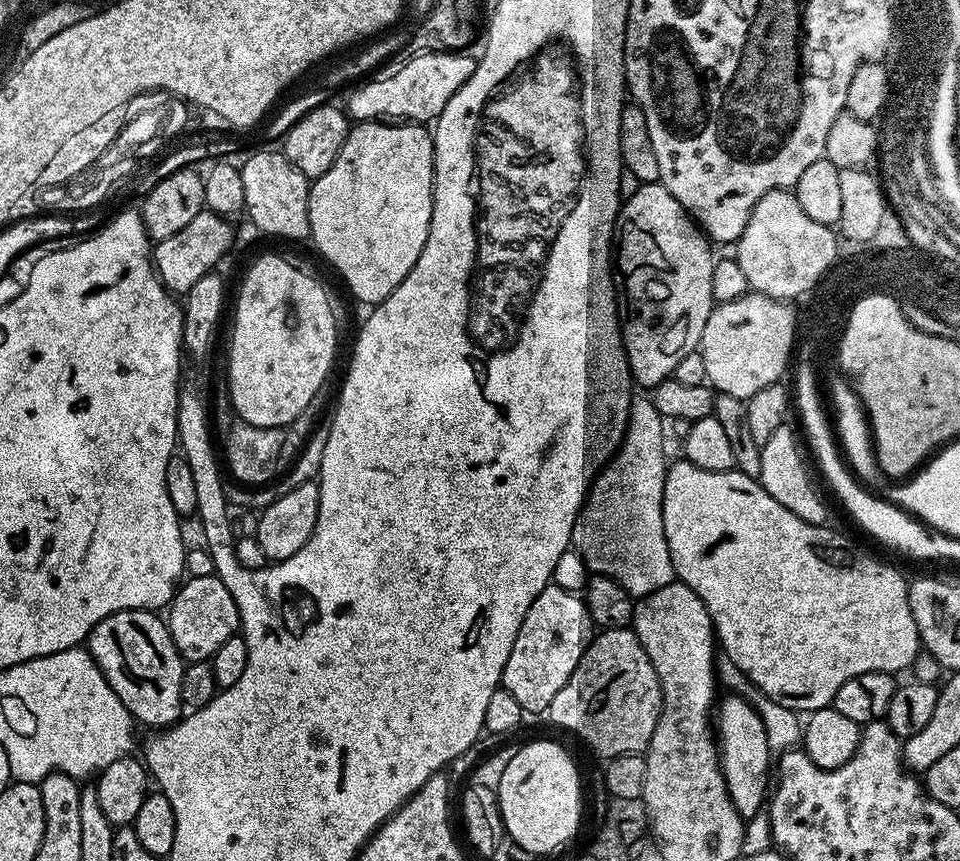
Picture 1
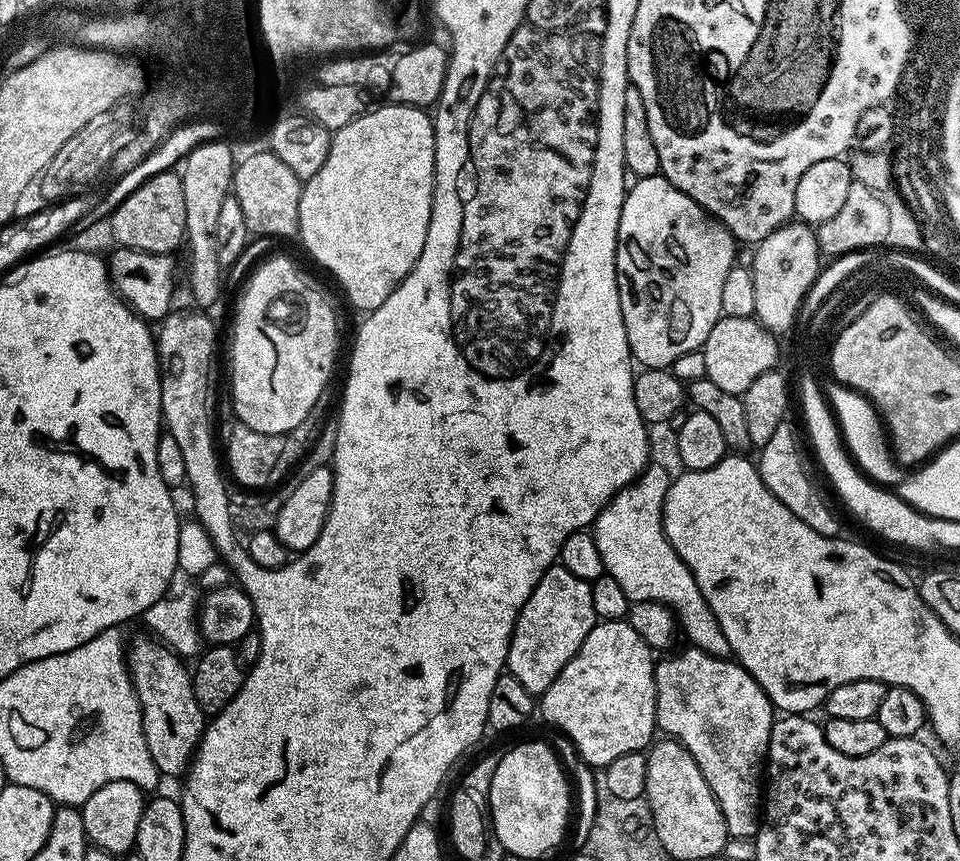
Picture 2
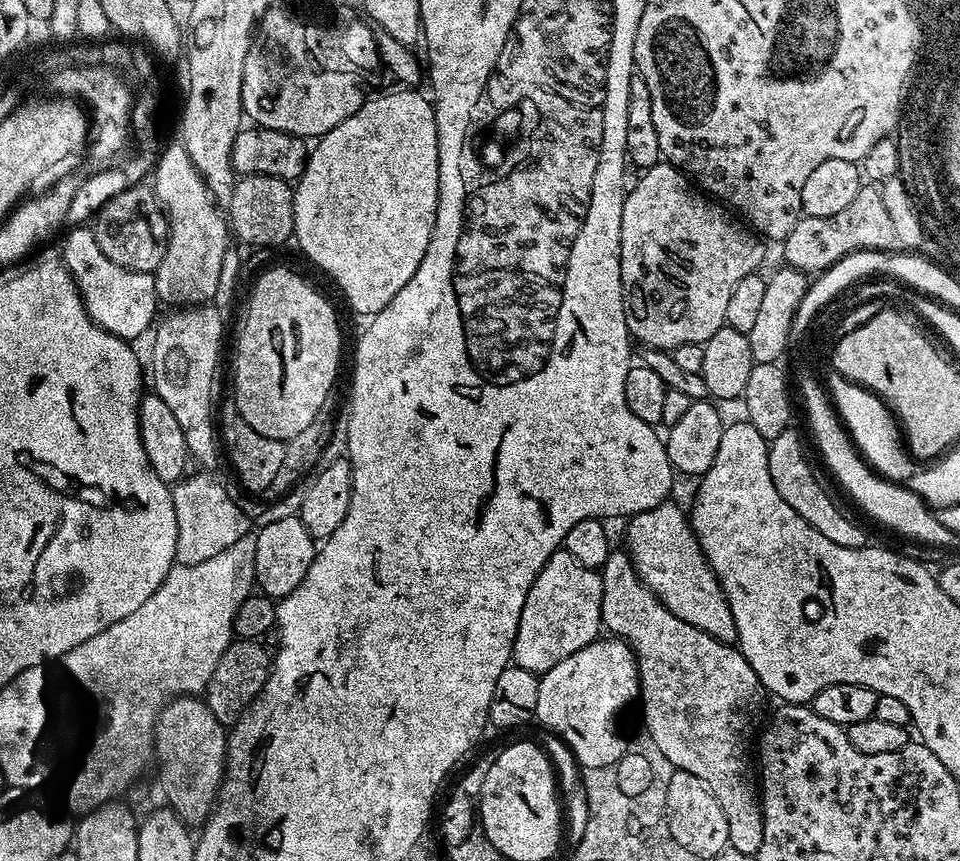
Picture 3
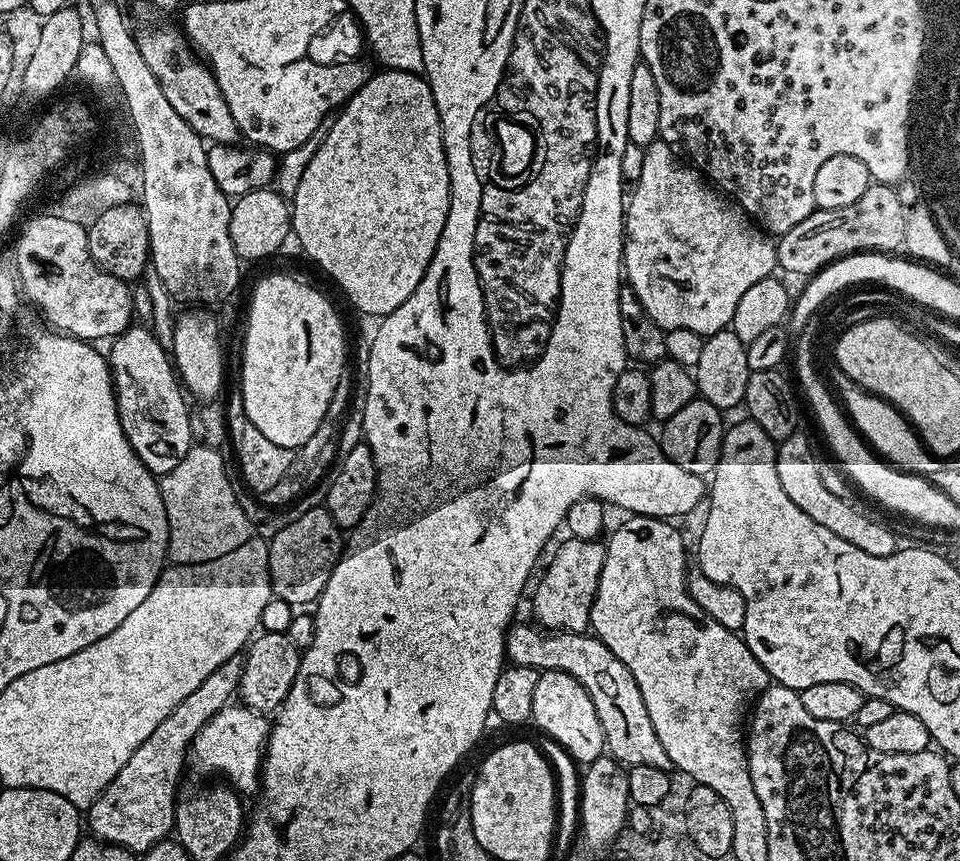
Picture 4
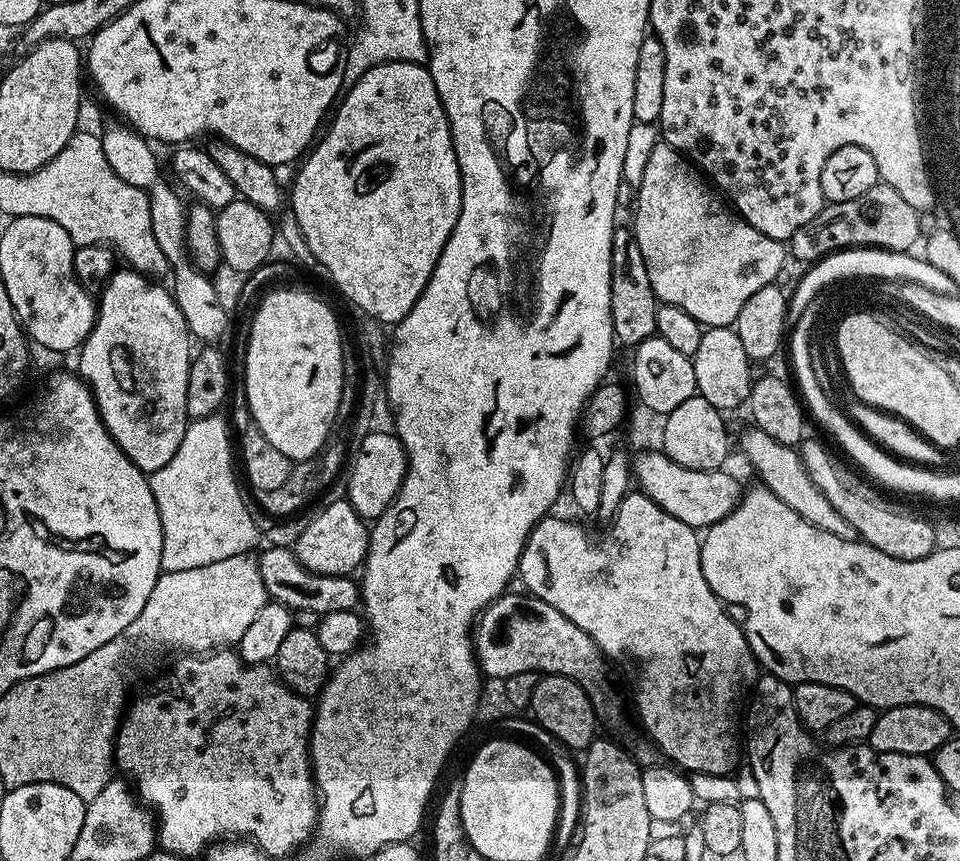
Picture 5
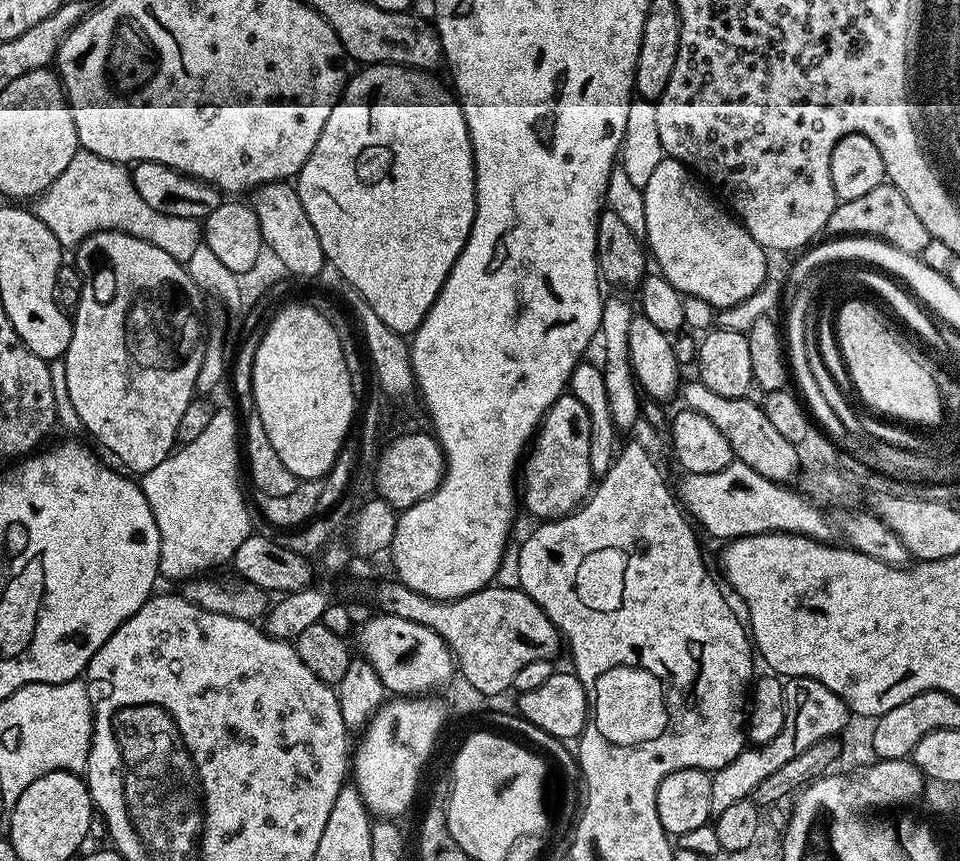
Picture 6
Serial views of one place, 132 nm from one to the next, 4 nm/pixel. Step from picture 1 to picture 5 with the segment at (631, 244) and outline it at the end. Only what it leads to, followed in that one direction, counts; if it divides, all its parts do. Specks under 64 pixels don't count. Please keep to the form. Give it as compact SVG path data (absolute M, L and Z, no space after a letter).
M658 142L651 151L642 182L634 192L635 206L634 235L638 250L642 250L642 262L646 262L646 274L657 301L686 310L686 314L690 314L690 318L697 320L705 329L735 325L738 310L746 306L747 300L758 294L762 286L775 284L781 279L784 256L786 260L785 241L766 238L762 230L754 230L754 226L746 223L713 191L709 181L684 155L669 144Z

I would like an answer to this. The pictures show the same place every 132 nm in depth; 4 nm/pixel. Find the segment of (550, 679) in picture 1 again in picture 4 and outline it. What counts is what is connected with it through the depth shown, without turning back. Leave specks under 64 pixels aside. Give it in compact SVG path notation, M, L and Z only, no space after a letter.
M564 538L560 549L553 554L544 577L535 581L536 593L530 599L532 612L536 615L535 623L541 629L583 633L589 627L605 558L603 539Z

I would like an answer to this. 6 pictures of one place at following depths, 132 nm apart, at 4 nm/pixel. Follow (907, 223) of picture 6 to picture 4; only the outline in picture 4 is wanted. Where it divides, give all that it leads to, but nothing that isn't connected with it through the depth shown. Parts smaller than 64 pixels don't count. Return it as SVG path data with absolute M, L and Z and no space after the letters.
M869 183L868 189L856 199L849 202L847 206L838 206L838 210L826 210L816 208L807 216L800 217L798 226L794 230L786 230L786 234L776 240L776 262L781 269L793 272L796 276L811 278L817 272L822 271L828 264L842 259L844 256L854 255L862 252L895 253L904 243L906 234L906 205L900 201L899 191L890 184Z

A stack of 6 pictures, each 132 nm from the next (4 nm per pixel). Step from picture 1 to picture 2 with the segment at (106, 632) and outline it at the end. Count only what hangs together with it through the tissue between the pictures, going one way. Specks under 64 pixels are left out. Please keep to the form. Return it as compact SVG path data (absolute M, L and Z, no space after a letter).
M148 634L127 641L126 659L132 685L140 699L142 730L150 758L154 758L154 766L165 777L183 777L206 727L206 713L198 706L198 698L194 698L189 665L184 665L187 663L167 644Z

